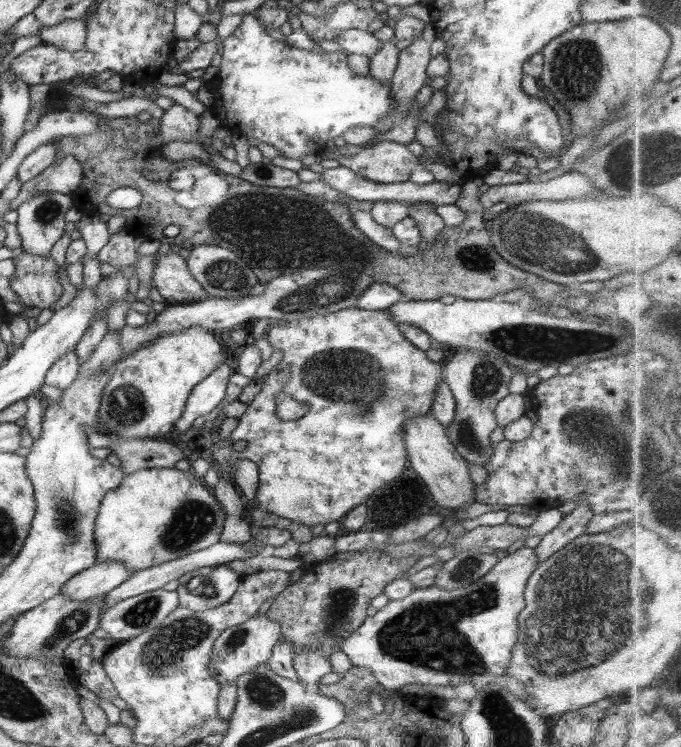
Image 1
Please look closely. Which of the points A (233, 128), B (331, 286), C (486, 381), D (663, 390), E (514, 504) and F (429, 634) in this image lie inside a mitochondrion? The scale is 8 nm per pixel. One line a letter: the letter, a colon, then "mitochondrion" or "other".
A: other
B: mitochondrion
C: mitochondrion
D: mitochondrion
E: other
F: mitochondrion

